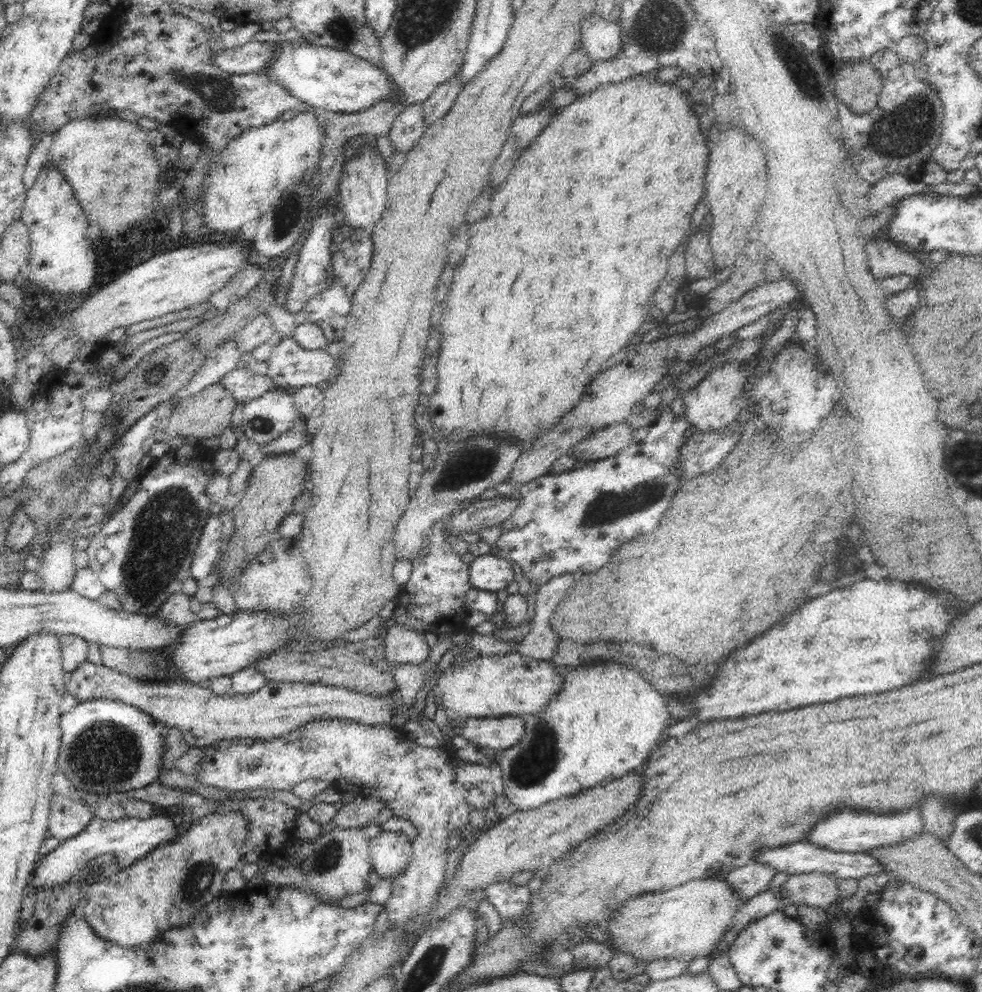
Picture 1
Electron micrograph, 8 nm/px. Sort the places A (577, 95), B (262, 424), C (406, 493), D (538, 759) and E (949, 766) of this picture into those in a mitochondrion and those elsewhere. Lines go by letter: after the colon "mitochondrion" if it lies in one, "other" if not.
A: other
B: mitochondrion
C: other
D: mitochondrion
E: other

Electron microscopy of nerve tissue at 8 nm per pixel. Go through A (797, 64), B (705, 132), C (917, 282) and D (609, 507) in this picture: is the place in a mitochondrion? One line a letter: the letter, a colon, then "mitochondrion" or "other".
A: mitochondrion
B: other
C: other
D: mitochondrion

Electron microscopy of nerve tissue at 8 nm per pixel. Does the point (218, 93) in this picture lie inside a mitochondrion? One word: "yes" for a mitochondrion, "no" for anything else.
yes

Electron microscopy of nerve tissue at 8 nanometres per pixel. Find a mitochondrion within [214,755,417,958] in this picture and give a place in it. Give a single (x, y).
(328, 858)

